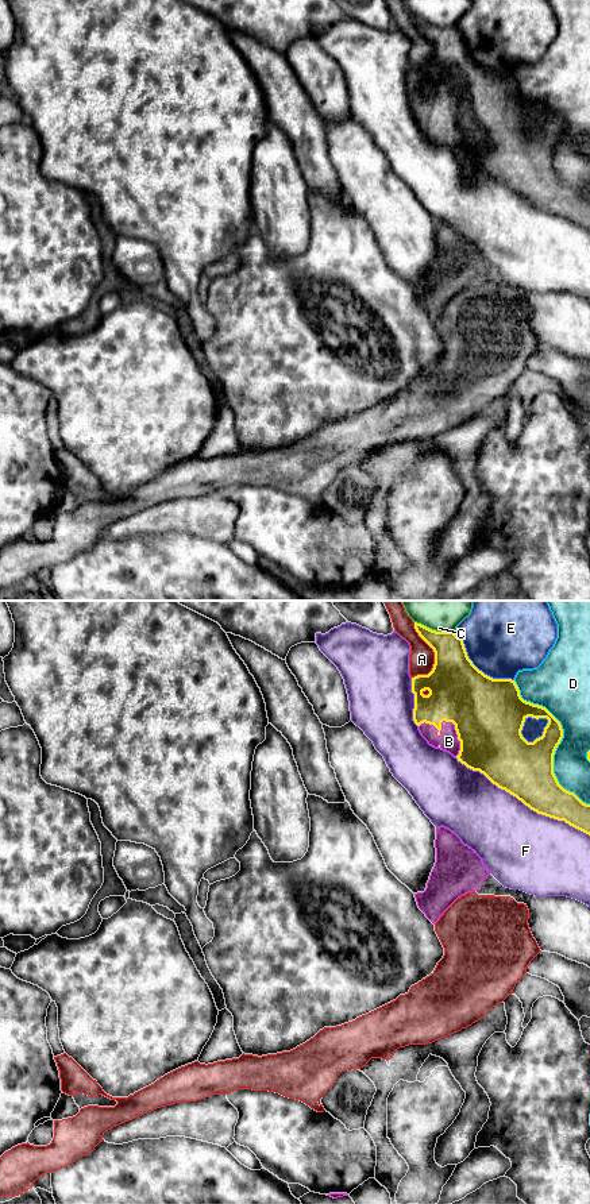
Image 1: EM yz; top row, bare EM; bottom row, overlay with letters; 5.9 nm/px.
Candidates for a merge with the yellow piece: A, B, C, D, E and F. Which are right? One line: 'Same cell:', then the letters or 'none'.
Same cell: B

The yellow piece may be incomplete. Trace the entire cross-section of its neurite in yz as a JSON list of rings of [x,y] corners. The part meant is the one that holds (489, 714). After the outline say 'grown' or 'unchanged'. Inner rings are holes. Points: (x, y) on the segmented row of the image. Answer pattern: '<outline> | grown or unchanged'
[[[417,622],[414,629],[435,652],[432,671],[412,678],[413,721],[428,744],[479,771],[537,814],[564,821],[590,836],[590,804],[564,790],[554,773],[554,755],[563,738],[560,722],[545,707],[524,701],[514,680],[493,679],[479,671],[468,659],[460,636]],[[528,717],[548,719],[543,736],[533,742],[521,734]]] | grown

